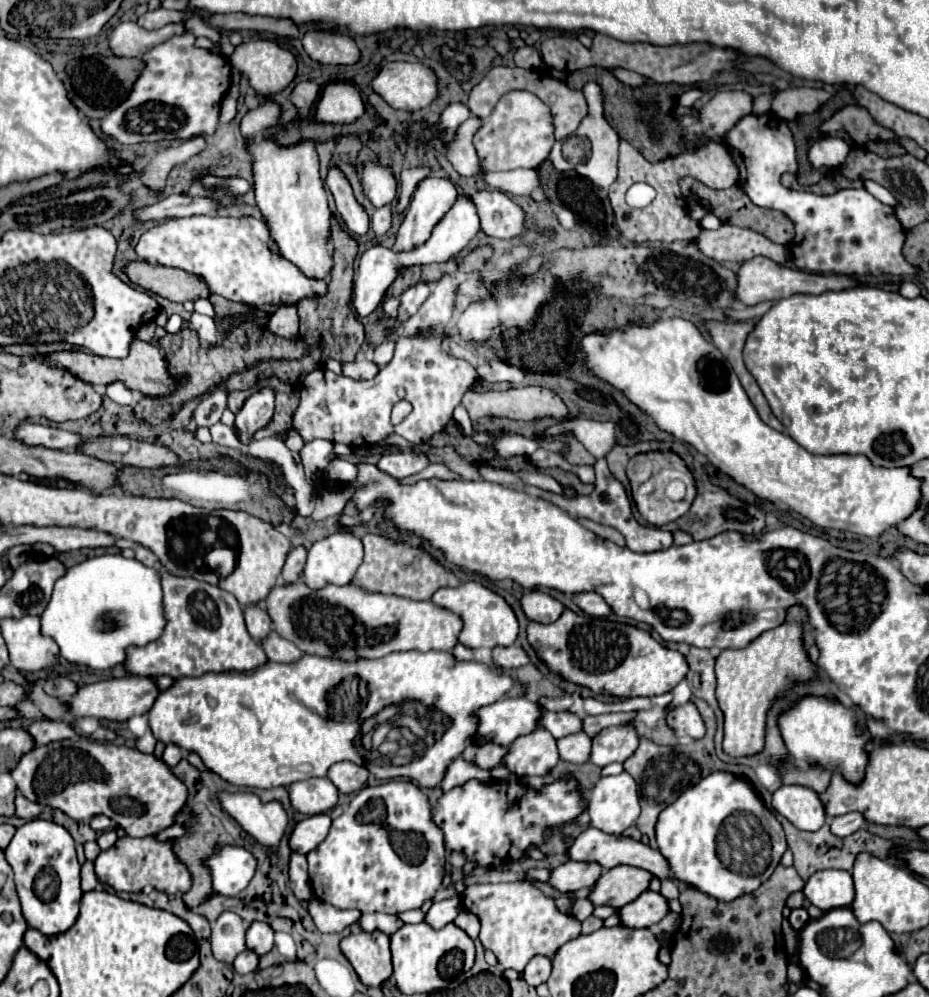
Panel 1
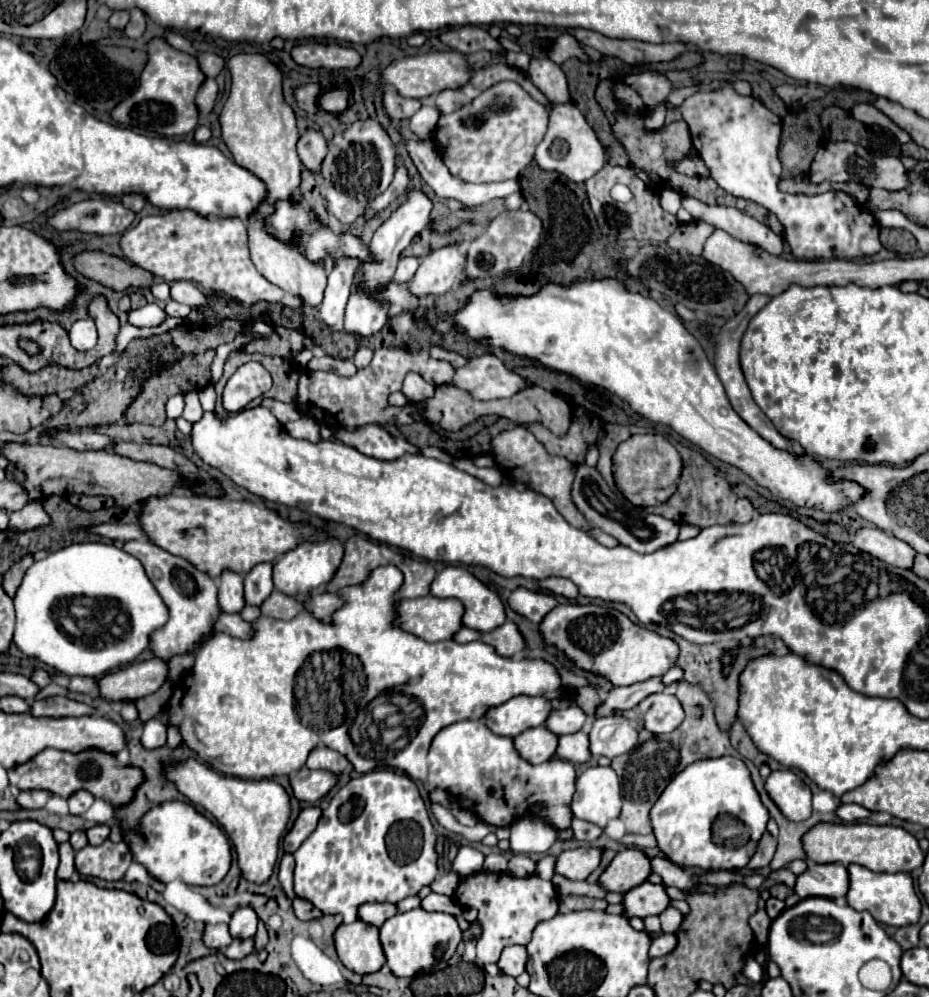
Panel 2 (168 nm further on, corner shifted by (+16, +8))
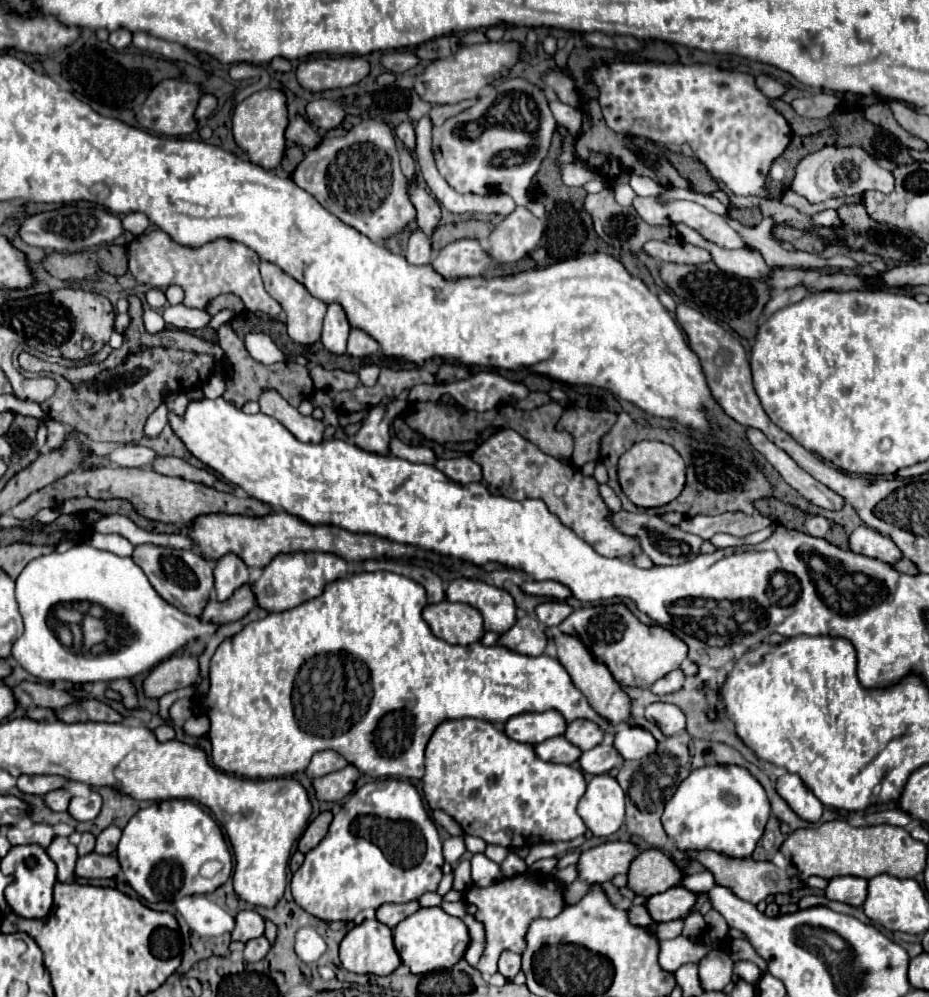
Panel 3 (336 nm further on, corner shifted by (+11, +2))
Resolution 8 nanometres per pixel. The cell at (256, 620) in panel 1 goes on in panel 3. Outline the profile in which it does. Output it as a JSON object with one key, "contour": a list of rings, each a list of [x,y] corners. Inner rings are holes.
{"contour":[[[227,554],[225,558],[217,560],[215,592],[217,592],[219,602],[229,600],[233,596],[233,592],[237,588],[241,588],[245,582],[249,582],[249,570],[241,562],[241,558],[237,558],[235,554]]]}

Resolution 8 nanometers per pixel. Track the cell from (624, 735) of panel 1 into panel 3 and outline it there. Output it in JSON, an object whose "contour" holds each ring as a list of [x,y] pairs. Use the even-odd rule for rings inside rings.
{"contour":[[[627,726],[615,732],[613,748],[623,760],[637,760],[651,754],[657,748],[657,740],[645,728]]]}

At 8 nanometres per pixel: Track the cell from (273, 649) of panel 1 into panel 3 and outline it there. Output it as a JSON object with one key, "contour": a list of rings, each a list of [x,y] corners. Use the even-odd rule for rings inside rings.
{"contour":[[[89,544],[73,546],[63,554],[53,552],[31,560],[17,578],[15,596],[25,622],[25,632],[13,642],[13,658],[29,674],[47,682],[67,680],[83,684],[133,678],[137,674],[149,672],[161,660],[173,656],[187,642],[209,638],[219,628],[215,622],[187,616],[165,602],[155,592],[143,570],[133,562],[133,558],[121,558]],[[61,602],[91,602],[115,614],[127,616],[125,630],[129,634],[133,632],[135,640],[107,640],[89,652],[77,652],[73,646],[57,642],[59,634],[51,620],[59,620],[57,606]]]}

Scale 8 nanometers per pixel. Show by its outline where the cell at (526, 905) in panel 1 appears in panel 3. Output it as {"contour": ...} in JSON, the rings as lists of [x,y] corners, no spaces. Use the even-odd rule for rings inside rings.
{"contour":[[[519,874],[513,878],[501,878],[487,888],[471,886],[465,892],[465,902],[477,908],[475,918],[485,924],[487,932],[487,946],[477,964],[477,970],[481,974],[497,972],[497,960],[503,950],[511,950],[517,954],[525,952],[525,934],[535,918],[555,918],[565,908],[563,886],[557,884],[549,874]]]}

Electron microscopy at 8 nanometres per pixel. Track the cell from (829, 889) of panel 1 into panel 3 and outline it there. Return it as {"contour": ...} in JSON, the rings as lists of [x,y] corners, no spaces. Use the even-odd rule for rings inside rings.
{"contour":[[[837,876],[837,878],[829,880],[829,884],[825,888],[825,896],[829,900],[839,900],[839,902],[847,902],[851,906],[861,906],[865,900],[865,890],[867,890],[865,878]]]}

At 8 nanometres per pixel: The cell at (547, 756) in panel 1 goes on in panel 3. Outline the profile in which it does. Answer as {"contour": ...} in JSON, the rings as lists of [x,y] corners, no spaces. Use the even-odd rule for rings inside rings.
{"contour":[[[563,736],[539,742],[535,746],[535,752],[541,760],[559,762],[559,764],[573,764],[581,756],[581,750],[577,746],[573,746],[571,742],[567,742]]]}

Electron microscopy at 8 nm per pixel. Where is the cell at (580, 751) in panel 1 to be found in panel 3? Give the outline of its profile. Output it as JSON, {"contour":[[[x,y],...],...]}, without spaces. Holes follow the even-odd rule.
{"contour":[[[597,744],[595,748],[585,750],[579,756],[579,766],[583,768],[583,772],[589,772],[589,774],[609,772],[619,762],[621,762],[619,754],[613,750],[613,746],[607,746],[607,744]]]}

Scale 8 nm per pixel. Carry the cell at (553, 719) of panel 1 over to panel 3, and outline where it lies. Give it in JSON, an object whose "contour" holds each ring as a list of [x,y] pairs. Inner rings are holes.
{"contour":[[[573,720],[573,722],[569,722],[563,736],[581,750],[589,750],[589,748],[603,742],[601,728],[591,720]]]}

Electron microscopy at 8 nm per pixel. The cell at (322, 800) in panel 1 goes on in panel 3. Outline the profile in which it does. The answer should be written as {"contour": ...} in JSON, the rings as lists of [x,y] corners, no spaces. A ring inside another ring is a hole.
{"contour":[[[355,766],[331,772],[321,778],[313,778],[313,790],[321,802],[341,802],[353,788],[361,772]]]}

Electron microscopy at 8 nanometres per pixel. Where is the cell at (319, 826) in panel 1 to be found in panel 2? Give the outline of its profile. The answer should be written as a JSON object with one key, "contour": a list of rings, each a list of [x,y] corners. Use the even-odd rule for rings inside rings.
{"contour":[[[308,806],[296,818],[292,830],[284,838],[284,852],[296,852],[298,846],[316,830],[322,810],[318,806]]]}

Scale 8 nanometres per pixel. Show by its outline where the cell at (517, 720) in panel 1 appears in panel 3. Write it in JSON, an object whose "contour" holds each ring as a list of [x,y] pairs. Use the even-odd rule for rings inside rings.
{"contour":[[[557,710],[547,712],[523,712],[505,722],[503,732],[515,740],[525,744],[539,744],[547,738],[561,736],[565,732],[565,718]]]}

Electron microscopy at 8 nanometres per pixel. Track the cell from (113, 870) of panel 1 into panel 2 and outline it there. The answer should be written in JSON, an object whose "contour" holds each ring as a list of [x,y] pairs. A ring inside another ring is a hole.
{"contour":[[[106,840],[100,846],[84,846],[76,852],[76,870],[82,876],[96,876],[102,880],[120,880],[128,866],[132,864],[132,854],[124,842]]]}

